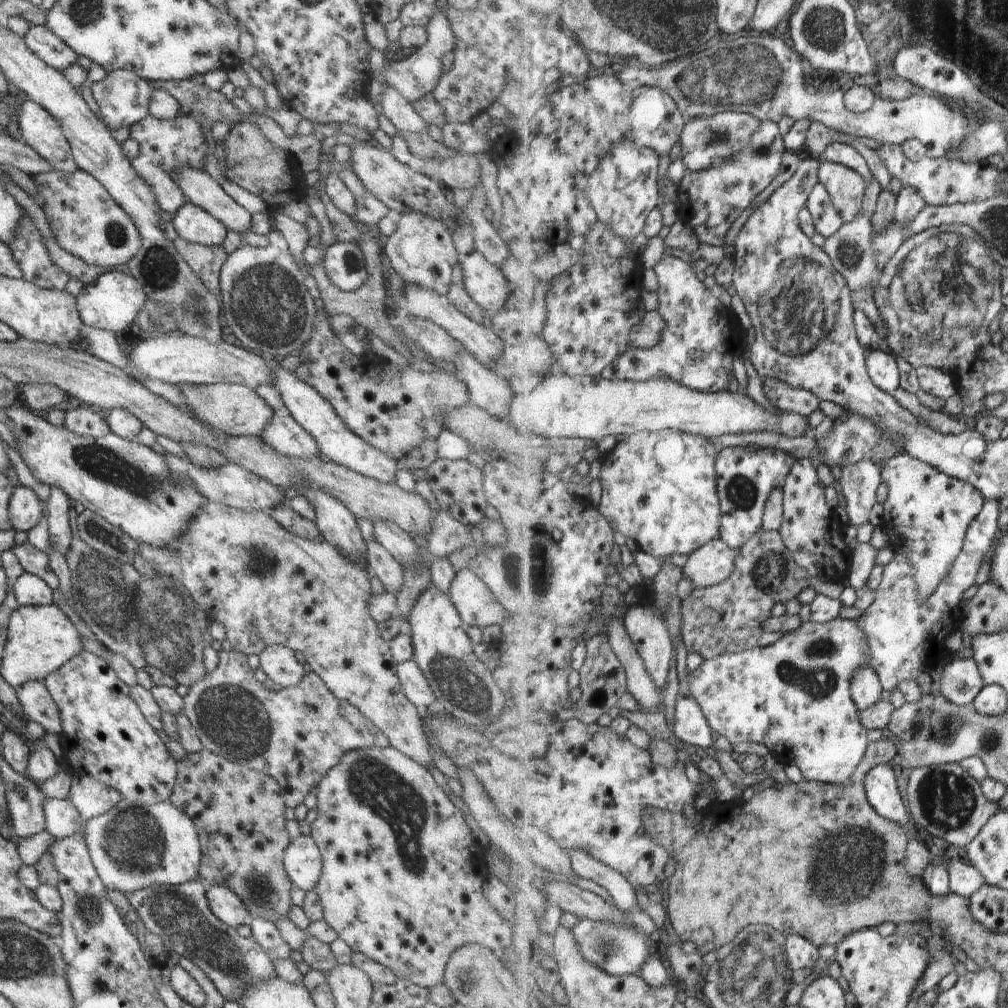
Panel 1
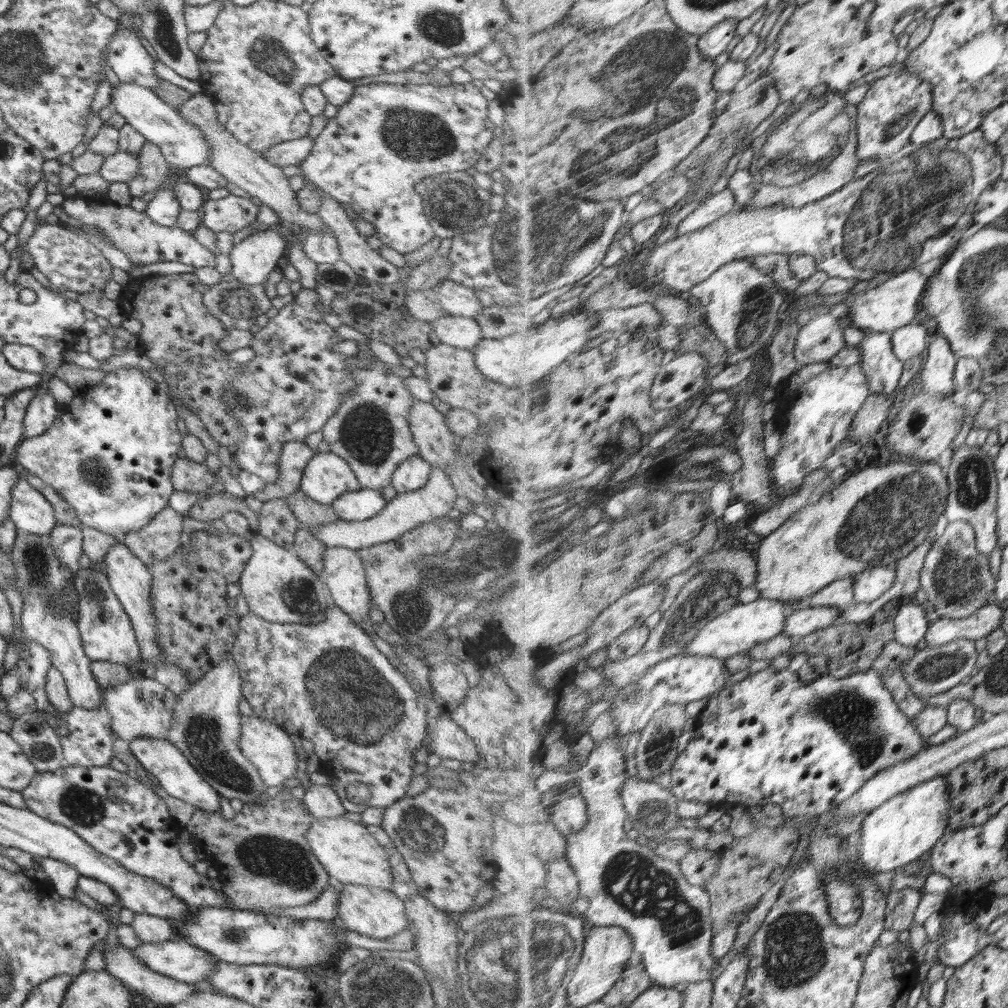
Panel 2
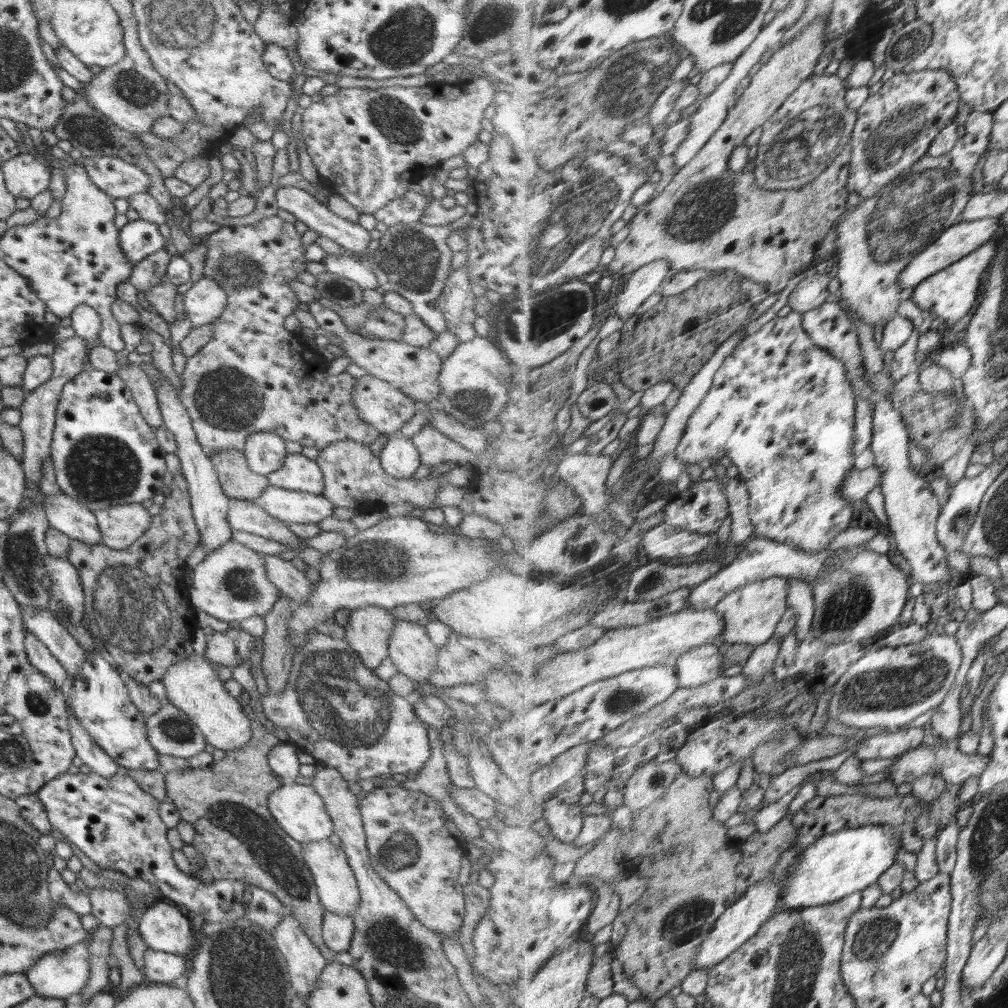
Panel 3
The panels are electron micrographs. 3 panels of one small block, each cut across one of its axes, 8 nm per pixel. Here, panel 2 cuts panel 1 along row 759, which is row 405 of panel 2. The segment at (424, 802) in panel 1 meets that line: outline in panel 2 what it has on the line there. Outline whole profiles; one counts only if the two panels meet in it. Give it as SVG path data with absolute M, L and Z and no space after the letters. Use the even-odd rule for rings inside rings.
M359 353L355 355L355 358L358 357L366 359L366 368L354 368L350 374L356 381L356 390L342 400L321 430L330 452L346 460L361 488L379 491L391 485L392 475L400 462L410 456L418 456L406 420L410 405L416 399L403 379L391 372L388 364L380 362L374 354L366 356Z

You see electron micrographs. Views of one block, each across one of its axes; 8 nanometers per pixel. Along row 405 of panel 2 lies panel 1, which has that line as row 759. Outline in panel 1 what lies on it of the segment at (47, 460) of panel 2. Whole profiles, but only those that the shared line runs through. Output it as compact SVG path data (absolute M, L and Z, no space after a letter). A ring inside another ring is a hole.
M83 650L48 675L43 684L60 711L60 744L76 774L90 776L135 803L153 805L171 800L177 762L130 698L129 686L103 658Z

